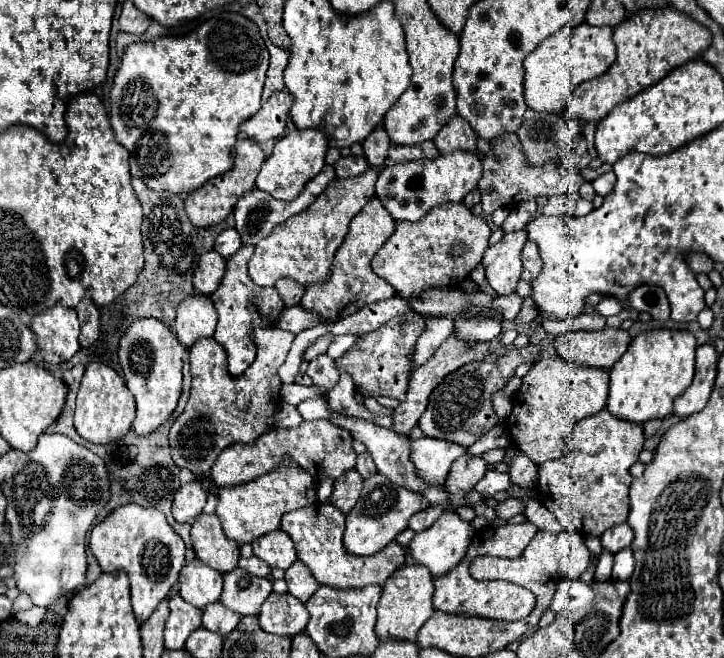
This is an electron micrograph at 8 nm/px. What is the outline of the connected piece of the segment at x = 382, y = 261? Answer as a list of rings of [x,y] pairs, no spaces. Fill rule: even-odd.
[[[464,203],[442,205],[432,209],[426,217],[422,217],[422,221],[396,223],[394,235],[374,255],[372,269],[378,277],[384,277],[396,289],[398,297],[418,297],[426,289],[456,287],[460,281],[464,281],[482,261],[488,239],[488,223],[482,217],[474,217],[472,211],[464,207]],[[456,243],[462,243],[464,251],[458,257],[452,257],[452,247]]]

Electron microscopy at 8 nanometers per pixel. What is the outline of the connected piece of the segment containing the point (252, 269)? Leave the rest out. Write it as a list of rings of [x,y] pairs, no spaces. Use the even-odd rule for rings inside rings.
[[[366,169],[356,177],[334,179],[308,209],[286,219],[268,237],[264,237],[254,247],[254,255],[248,263],[248,273],[256,281],[256,285],[272,287],[282,277],[300,281],[300,285],[326,281],[330,275],[334,253],[344,241],[352,217],[374,197],[376,177],[378,173],[374,169]]]

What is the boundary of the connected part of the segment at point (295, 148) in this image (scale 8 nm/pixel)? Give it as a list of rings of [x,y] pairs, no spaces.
[[[296,129],[290,135],[286,135],[284,139],[278,139],[278,143],[274,145],[272,155],[264,161],[258,177],[256,177],[256,187],[268,195],[272,195],[274,199],[284,199],[284,201],[292,201],[298,197],[298,193],[304,189],[304,185],[320,173],[320,169],[324,167],[324,157],[328,151],[328,139],[324,137],[324,133],[320,129]]]

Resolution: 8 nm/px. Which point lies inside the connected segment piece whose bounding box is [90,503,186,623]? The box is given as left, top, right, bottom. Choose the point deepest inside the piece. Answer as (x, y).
(138, 540)

